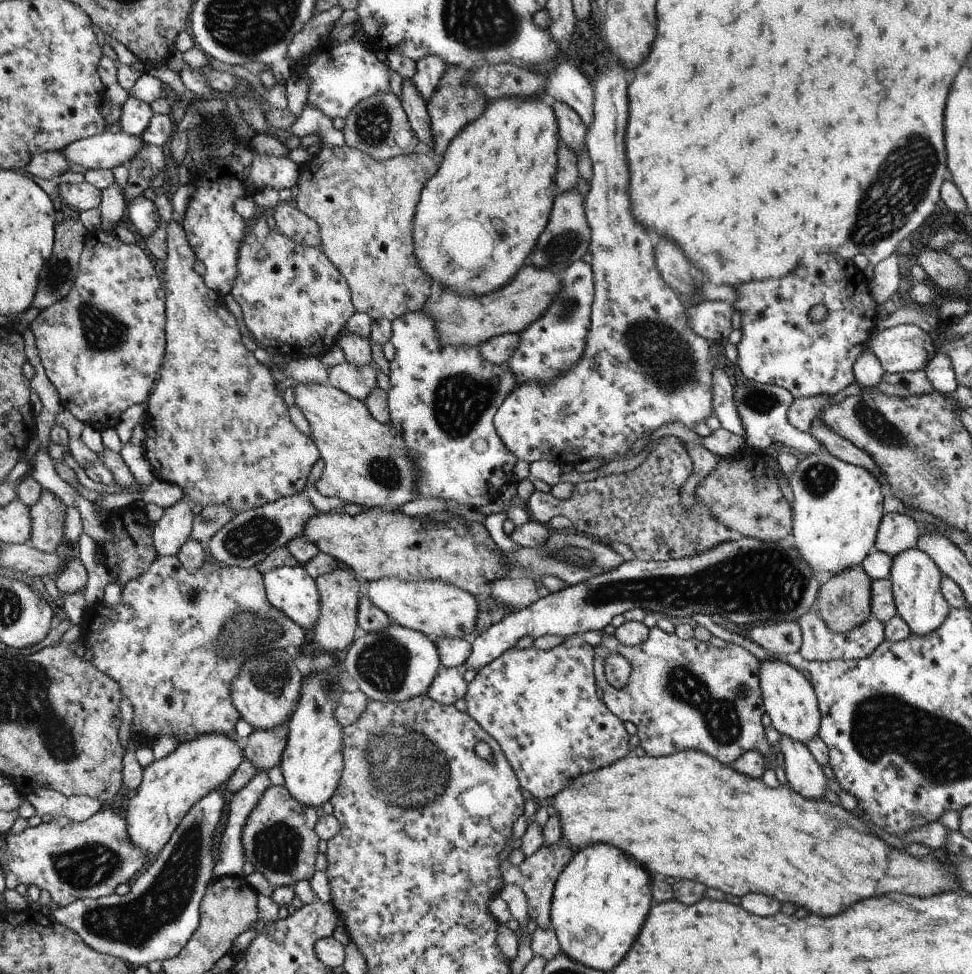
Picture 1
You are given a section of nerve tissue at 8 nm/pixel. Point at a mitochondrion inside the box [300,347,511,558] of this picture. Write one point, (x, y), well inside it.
(460, 401)

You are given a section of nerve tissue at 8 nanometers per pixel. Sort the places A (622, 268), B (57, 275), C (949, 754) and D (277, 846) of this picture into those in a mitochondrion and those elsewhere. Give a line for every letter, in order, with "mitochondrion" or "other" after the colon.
A: other
B: mitochondrion
C: mitochondrion
D: mitochondrion

